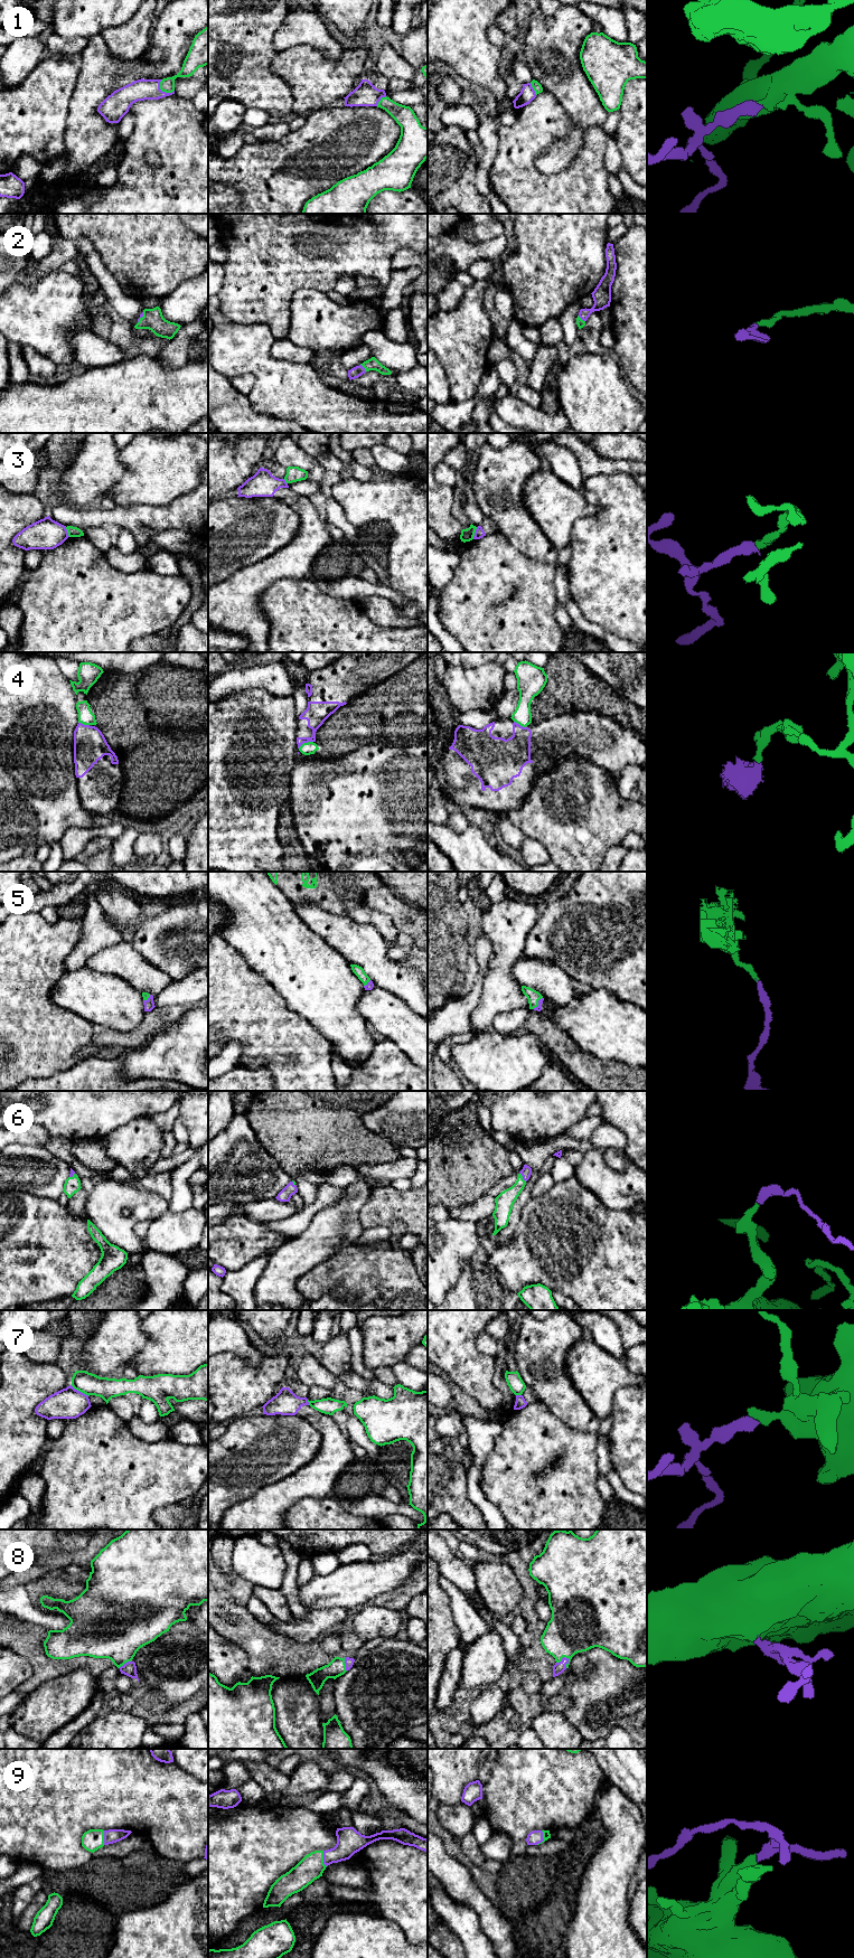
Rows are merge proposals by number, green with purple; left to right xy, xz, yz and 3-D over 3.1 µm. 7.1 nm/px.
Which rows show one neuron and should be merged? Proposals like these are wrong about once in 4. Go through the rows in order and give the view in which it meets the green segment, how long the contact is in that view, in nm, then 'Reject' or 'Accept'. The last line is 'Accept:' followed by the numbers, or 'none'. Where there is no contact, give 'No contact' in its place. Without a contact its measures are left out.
1: Touches green in xy. Shared border 130 nm. Accept
2: Touches green in xz. Shared border 70 nm. Accept
3: Touches green in yz. Shared border 90 nm. Reject
4: Touches green in xz. Shared border 120 nm. Reject
5: Touches green in yz. Shared border 110 nm. Accept
6: Touches green in yz. Shared border 80 nm. Accept
7: Touches green in xy. Shared border 150 nm. Reject
8: Touches green in yz. Shared border 110 nm. Accept
9: Touches green in yz. Shared border 110 nm. Accept
Accept: 1, 2, 5, 6, 8, 9

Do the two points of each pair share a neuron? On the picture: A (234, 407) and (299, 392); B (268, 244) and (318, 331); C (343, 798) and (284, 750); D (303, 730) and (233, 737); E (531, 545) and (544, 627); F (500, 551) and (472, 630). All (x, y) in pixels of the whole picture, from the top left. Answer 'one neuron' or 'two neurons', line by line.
A: two neurons
B: two neurons
C: two neurons
D: two neurons
E: two neurons
F: one neuron

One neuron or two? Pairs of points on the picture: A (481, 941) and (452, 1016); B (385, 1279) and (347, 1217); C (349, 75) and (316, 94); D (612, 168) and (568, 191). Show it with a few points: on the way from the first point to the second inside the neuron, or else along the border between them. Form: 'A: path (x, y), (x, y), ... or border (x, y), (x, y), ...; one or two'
A: path (482, 960), (482, 971), (476, 991), (471, 997); one
B: border (354, 1243), (331, 1257); two
C: path (341, 76), (330, 79), (324, 86); one
D: border (604, 146), (604, 169), (608, 172); two

